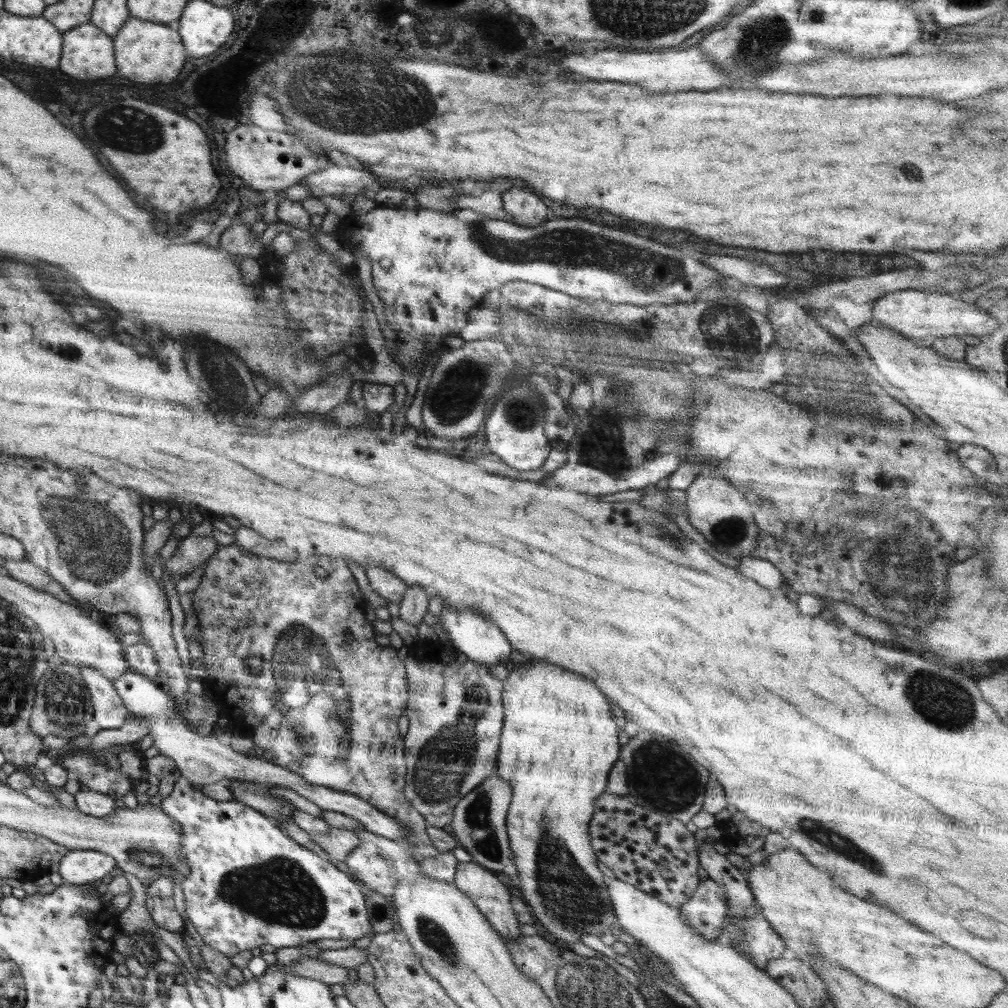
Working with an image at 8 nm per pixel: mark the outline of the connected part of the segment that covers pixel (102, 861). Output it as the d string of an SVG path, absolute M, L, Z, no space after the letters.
M71 850L59 862L58 874L64 883L84 885L104 878L114 866L113 856L96 850Z

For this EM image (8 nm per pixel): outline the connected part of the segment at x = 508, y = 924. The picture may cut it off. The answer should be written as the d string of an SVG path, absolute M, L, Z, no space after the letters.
M472 860L468 863L459 862L453 883L458 891L464 892L464 895L470 897L472 904L486 916L488 923L495 929L496 933L502 935L502 939L504 937L518 939L518 937L523 936L520 933L520 922L518 922L514 910L512 910L511 894L508 891L508 886L498 880L495 872L491 872Z

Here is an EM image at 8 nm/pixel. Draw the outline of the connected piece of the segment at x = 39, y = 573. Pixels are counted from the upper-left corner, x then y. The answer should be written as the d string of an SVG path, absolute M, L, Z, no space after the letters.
M4 560L4 571L16 580L24 581L34 588L43 589L44 592L52 593L66 604L77 604L71 594L68 594L64 587L52 575L49 575L43 568L31 564L29 561Z

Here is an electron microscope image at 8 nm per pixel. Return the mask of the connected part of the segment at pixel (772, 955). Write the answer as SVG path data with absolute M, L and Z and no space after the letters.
M760 912L746 920L732 920L726 916L724 928L719 934L718 942L722 945L734 943L732 939L736 937L744 939L741 947L752 957L752 963L759 970L766 969L770 961L782 958L787 948Z

